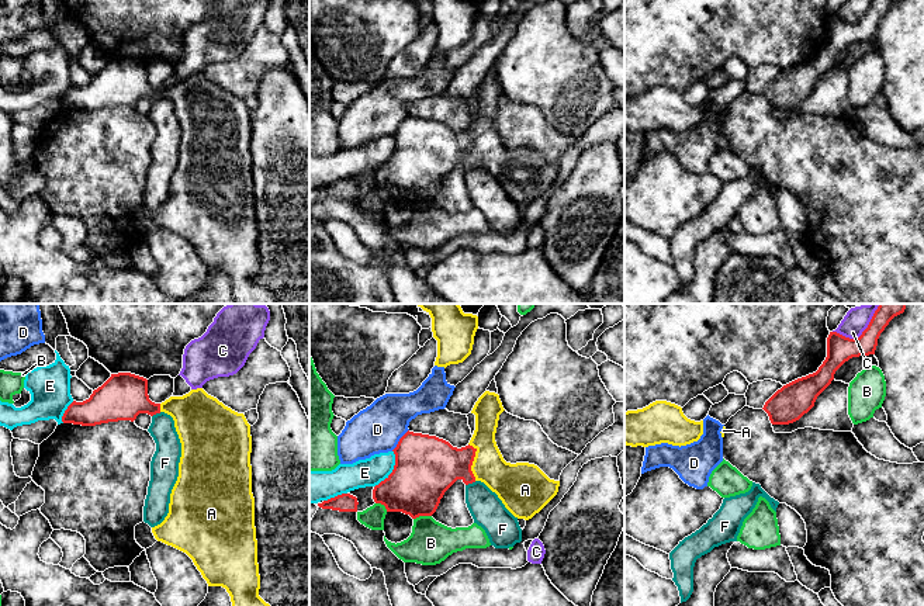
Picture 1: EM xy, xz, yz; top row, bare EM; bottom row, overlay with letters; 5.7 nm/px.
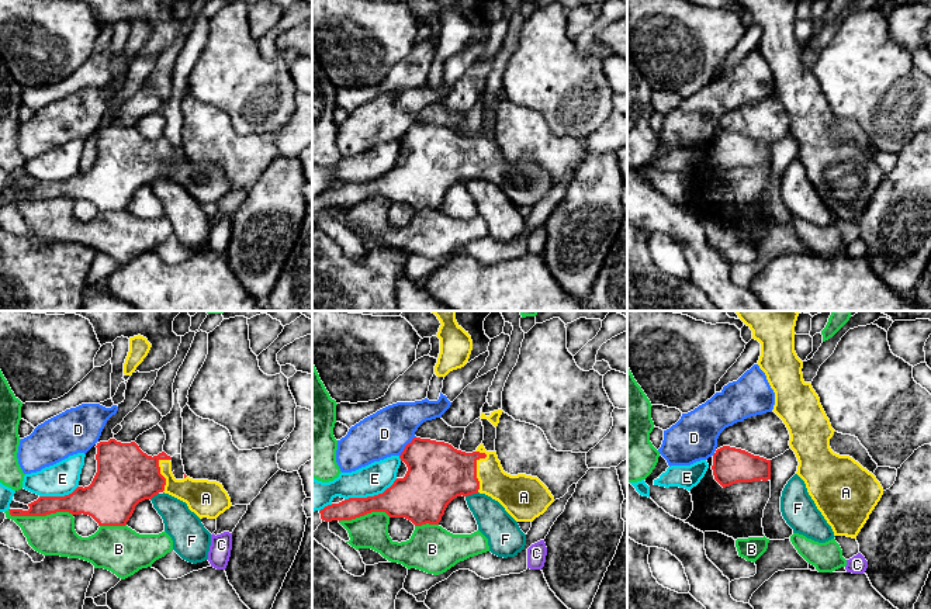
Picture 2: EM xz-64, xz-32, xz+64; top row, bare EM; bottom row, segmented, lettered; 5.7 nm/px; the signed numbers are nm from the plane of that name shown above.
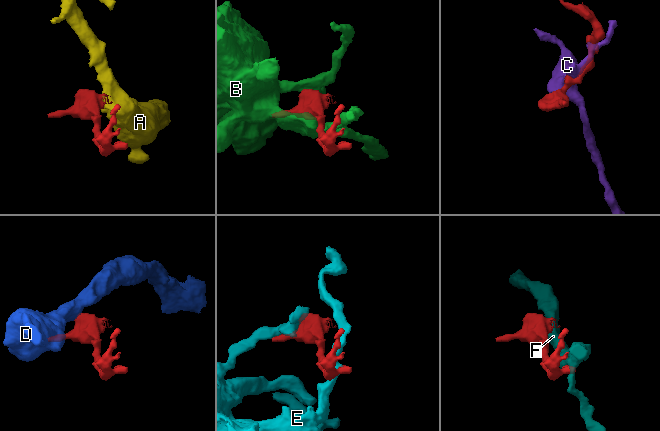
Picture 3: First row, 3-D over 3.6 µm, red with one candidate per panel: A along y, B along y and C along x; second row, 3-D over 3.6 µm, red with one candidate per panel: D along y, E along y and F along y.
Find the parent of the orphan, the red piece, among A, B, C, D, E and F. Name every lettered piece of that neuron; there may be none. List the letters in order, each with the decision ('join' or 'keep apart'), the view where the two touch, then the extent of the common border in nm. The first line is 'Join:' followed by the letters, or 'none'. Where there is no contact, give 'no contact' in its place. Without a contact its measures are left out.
Join: A
A: join | xz | 220 nm
B: keep apart | xz | 110 nm
C: keep apart | yz | 260 nm
D: keep apart | xz | 160 nm
E: keep apart | xz | 240 nm
F: keep apart | xz | 70 nm

